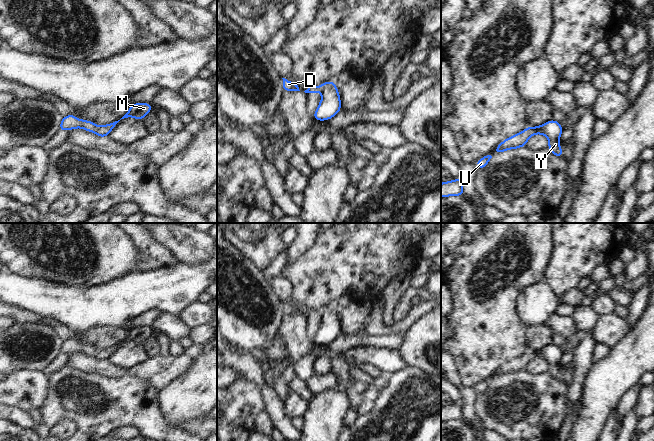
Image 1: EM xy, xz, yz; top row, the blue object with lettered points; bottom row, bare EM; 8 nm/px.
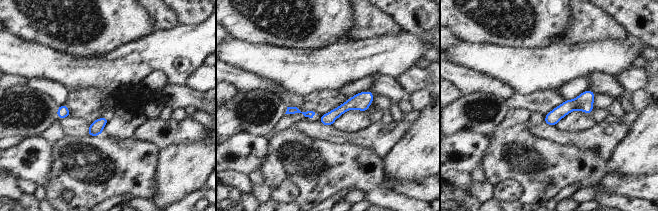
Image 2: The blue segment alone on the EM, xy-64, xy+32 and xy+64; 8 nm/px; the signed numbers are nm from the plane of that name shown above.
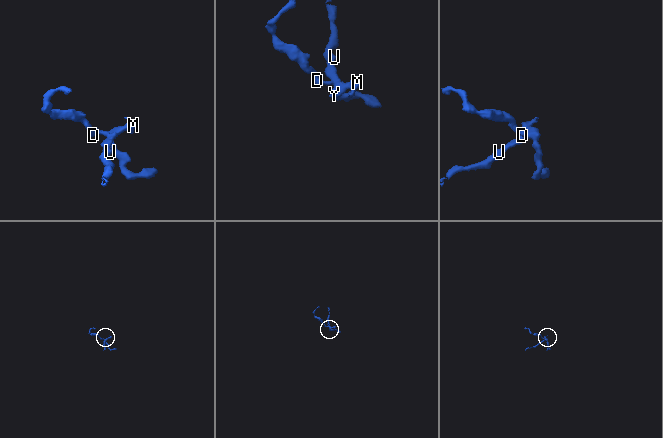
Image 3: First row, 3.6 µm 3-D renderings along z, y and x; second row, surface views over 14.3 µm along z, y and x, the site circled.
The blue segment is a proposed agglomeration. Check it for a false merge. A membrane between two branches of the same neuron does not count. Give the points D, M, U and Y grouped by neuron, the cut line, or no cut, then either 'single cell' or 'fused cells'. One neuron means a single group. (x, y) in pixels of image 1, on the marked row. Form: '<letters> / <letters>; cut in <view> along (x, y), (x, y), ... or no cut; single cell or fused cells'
D / M U Y; cut in xy along (97, 127), (93, 131); fused cells

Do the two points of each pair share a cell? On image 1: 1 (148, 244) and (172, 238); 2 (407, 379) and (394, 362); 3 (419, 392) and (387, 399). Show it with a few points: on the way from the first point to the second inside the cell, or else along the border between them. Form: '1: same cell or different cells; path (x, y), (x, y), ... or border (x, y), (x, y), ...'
1: different cells; border (149, 233), (164, 245), (174, 258)
2: different cells; border (406, 366), (392, 374)
3: same cell; path (411, 399), (395, 399)

